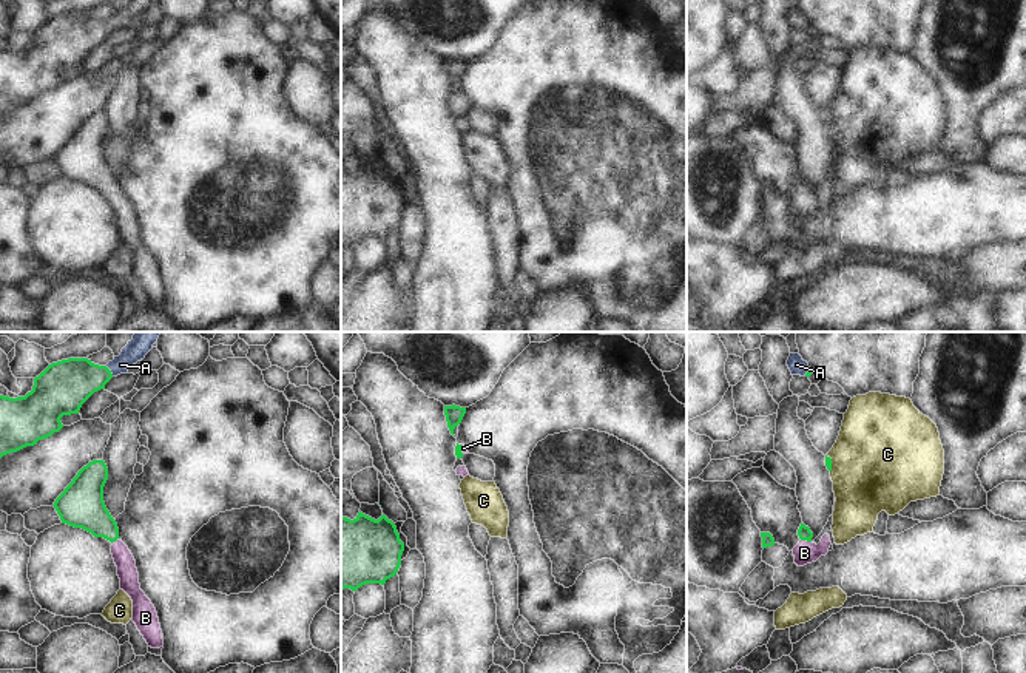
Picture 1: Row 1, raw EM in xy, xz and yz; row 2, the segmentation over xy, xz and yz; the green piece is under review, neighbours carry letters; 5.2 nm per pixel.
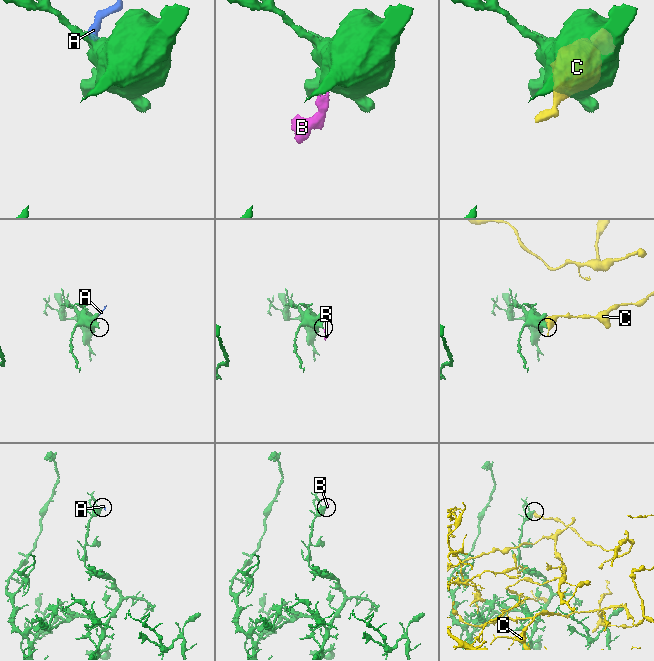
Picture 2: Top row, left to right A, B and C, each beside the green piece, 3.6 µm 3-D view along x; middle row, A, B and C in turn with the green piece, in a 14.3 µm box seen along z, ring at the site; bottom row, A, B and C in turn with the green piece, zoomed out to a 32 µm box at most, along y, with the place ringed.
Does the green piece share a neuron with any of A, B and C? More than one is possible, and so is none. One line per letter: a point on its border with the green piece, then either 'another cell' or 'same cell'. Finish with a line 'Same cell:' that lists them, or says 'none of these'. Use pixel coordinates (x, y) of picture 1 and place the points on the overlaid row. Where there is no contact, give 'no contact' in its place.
A: xy (110, 371) | same cell
B: yz (806, 539) | same cell
C: yz (830, 463) | another cell
Same cell: A, B

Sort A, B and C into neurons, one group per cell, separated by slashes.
A B / C

